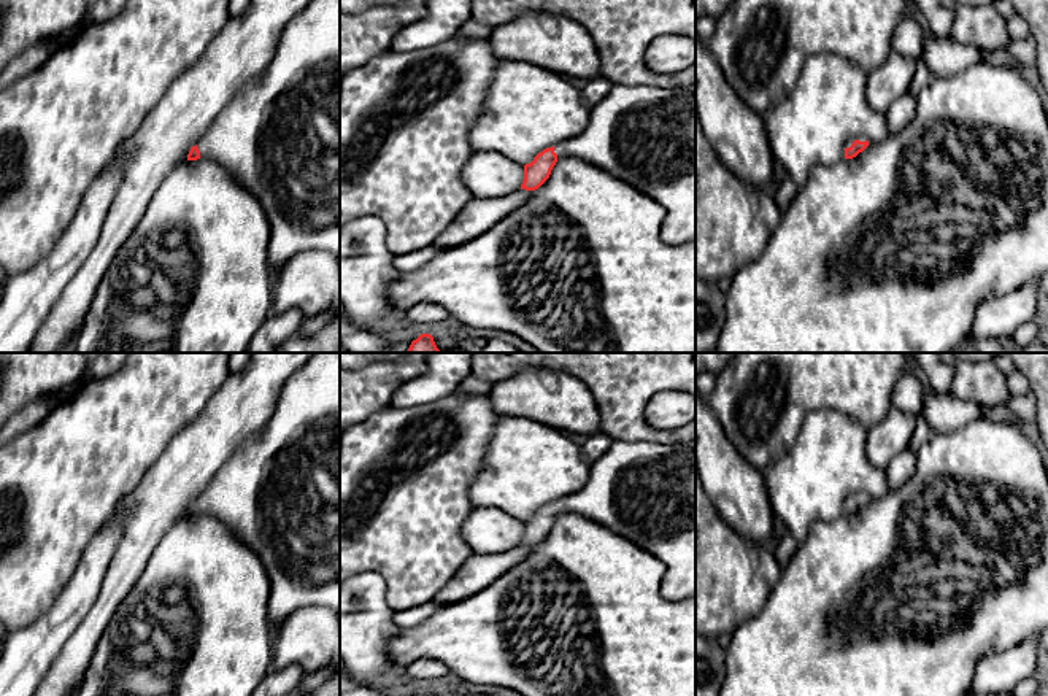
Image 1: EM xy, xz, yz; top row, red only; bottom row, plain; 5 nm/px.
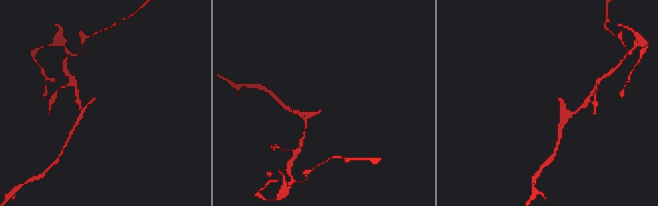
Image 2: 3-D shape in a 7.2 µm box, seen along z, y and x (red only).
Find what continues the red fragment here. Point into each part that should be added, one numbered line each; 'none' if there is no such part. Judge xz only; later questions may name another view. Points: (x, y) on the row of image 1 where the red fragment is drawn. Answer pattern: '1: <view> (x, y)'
1: xz (643, 135)

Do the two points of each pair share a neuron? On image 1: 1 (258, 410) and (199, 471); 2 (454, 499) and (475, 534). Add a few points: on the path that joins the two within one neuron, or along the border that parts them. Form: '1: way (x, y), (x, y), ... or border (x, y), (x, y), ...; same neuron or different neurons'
1: way (242, 423), (210, 455); same neuron
2: border (475, 507), (462, 523), (462, 541), (472, 553); different neurons

